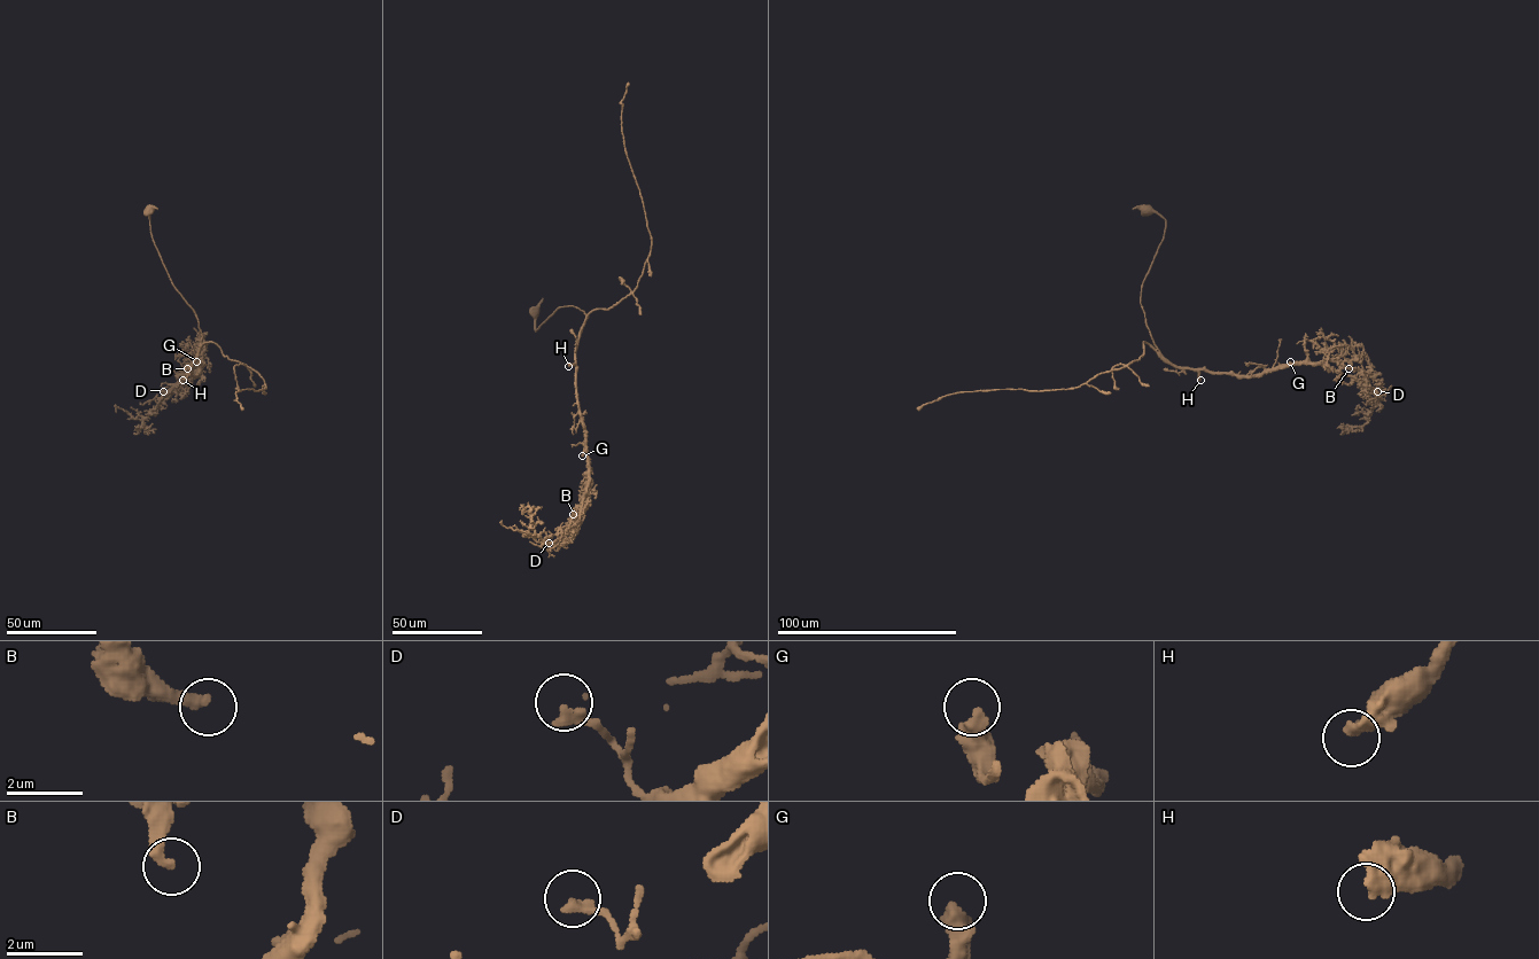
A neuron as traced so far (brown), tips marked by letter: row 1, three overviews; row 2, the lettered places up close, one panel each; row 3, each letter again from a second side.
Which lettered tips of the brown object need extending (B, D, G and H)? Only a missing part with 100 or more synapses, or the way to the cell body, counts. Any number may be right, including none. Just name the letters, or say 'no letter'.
H

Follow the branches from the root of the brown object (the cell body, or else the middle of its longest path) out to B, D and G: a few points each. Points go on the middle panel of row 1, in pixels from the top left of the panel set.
B: (536, 311), (536, 330), (559, 308), (574, 306), (588, 317), (575, 359), (589, 477), (583, 501), (573, 514)
D: (536, 311), (536, 330), (559, 308), (574, 306), (588, 317), (575, 359), (589, 486), (580, 519), (549, 543)
G: (536, 311), (536, 330), (559, 308), (574, 306), (588, 317), (575, 352), (576, 398), (585, 436), (582, 455)

